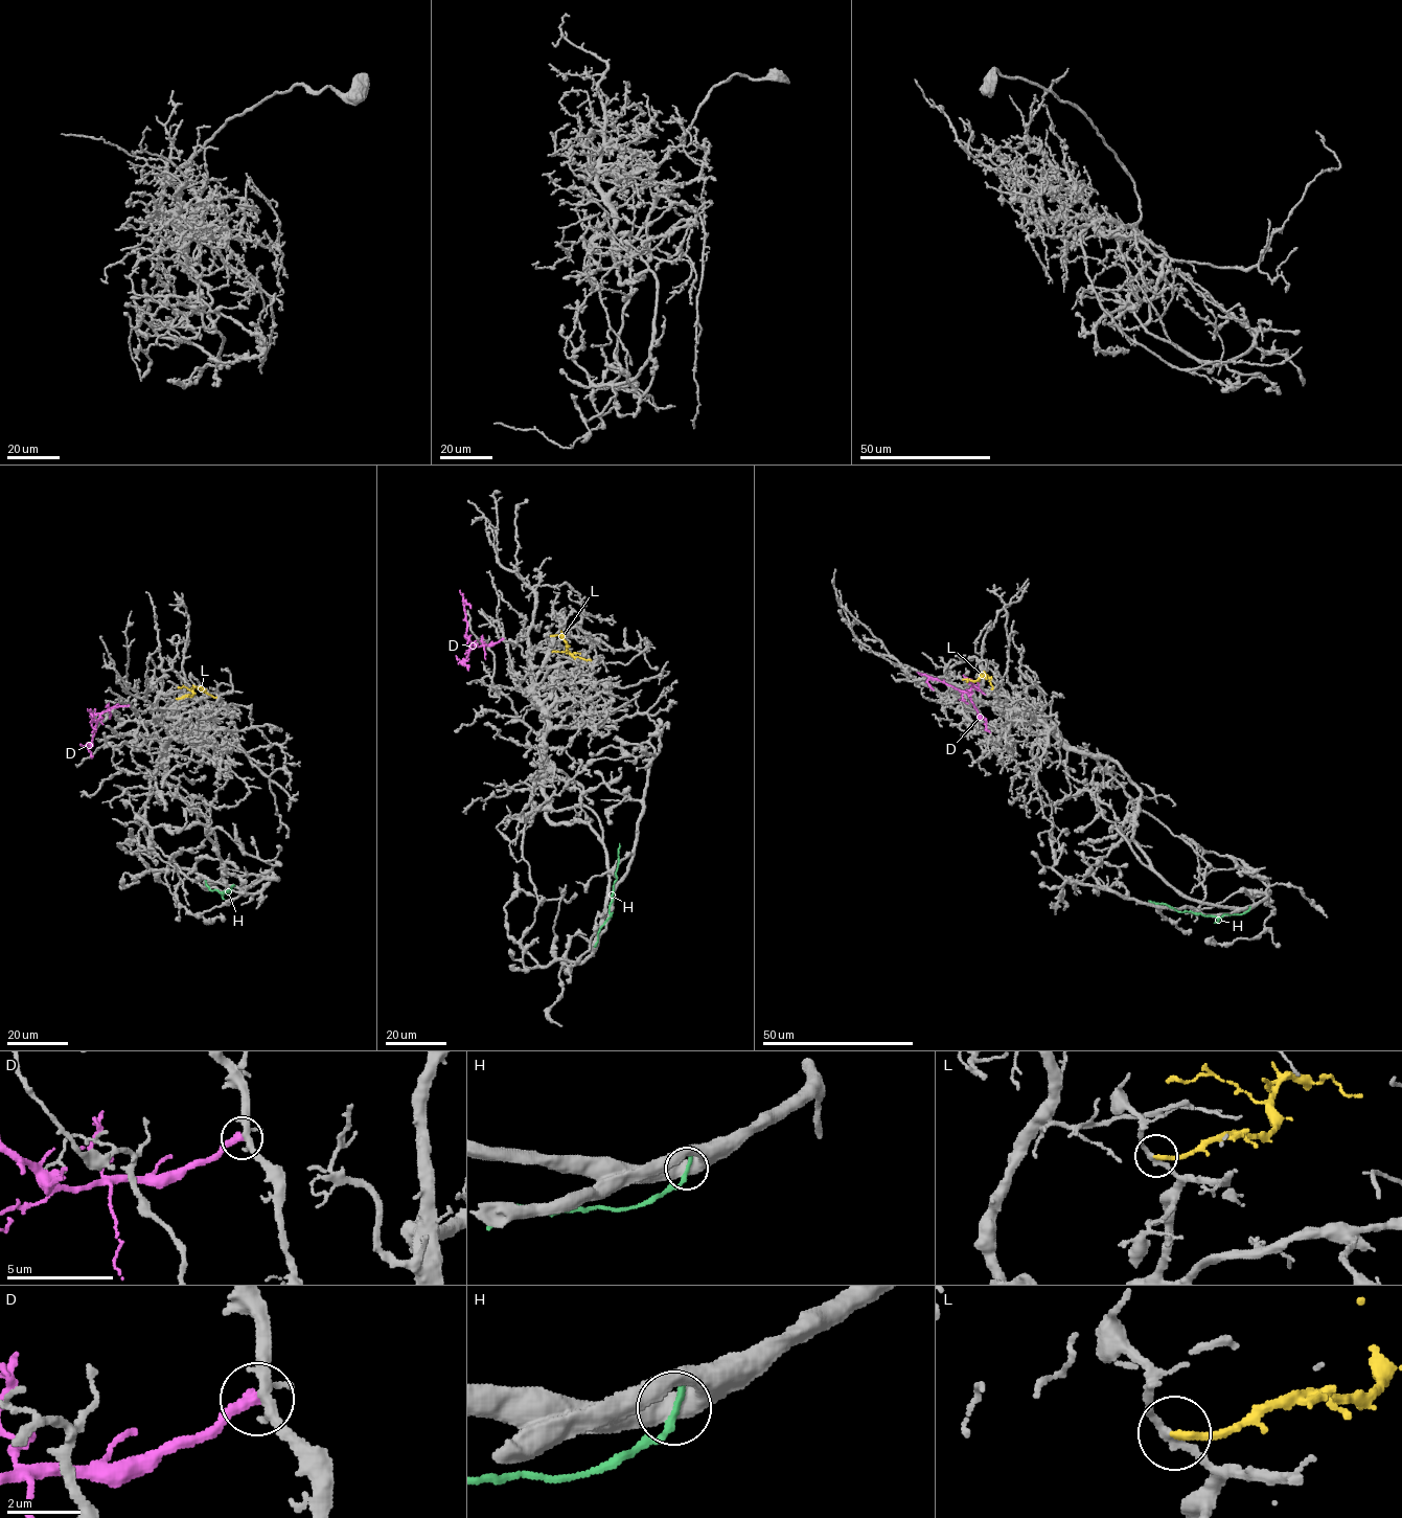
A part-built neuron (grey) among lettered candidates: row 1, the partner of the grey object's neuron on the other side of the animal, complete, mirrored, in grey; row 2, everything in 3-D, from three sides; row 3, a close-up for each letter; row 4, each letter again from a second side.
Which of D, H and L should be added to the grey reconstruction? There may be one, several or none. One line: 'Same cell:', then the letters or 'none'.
Same cell: none

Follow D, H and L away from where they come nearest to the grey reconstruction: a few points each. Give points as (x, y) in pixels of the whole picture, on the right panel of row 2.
D: (967, 681), (972, 681), (972, 686), (964, 692), (917, 672)
H: (1249, 908), (1218, 918), (1179, 912), (1148, 901)
L: (966, 680), (986, 675), (993, 688)

